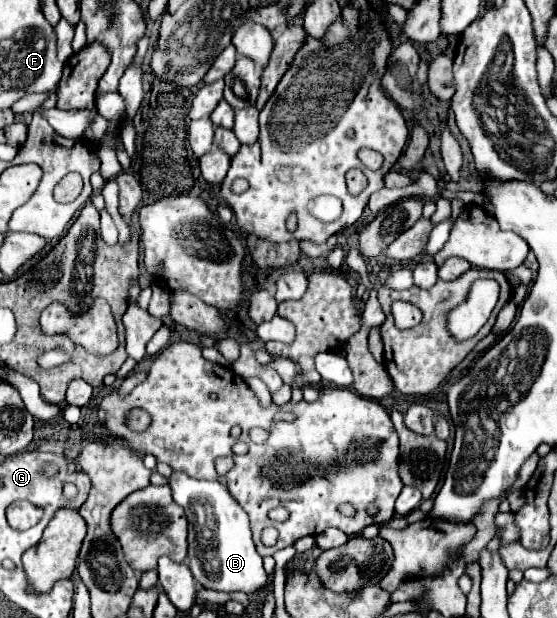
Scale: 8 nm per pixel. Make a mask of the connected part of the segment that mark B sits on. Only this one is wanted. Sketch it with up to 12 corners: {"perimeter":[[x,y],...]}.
{"perimeter":[[173,472],[189,570],[209,590],[257,594],[269,576],[249,516],[223,484]]}

